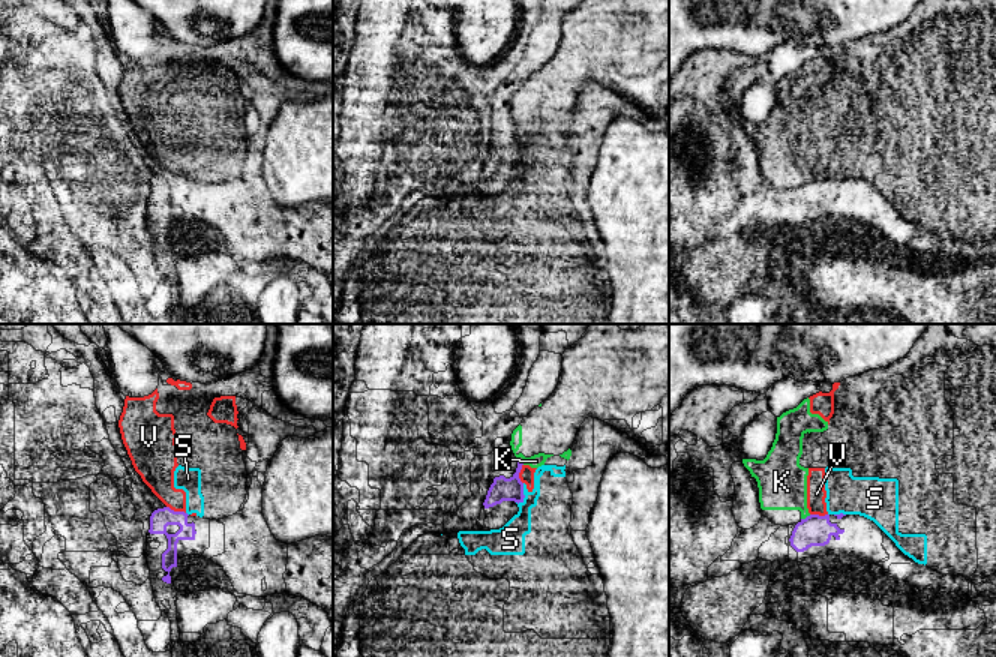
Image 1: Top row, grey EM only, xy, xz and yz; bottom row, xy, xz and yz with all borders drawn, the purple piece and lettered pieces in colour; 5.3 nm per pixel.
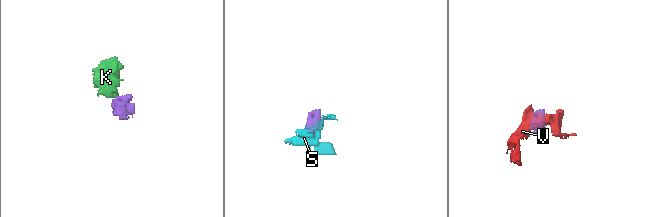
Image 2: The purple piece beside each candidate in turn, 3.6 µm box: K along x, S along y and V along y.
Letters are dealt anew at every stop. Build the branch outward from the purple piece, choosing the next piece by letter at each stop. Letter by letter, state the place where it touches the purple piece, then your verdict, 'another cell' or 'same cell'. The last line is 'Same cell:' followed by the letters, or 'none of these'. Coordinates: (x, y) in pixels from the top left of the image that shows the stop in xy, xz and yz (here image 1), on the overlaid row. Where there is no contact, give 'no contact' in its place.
K: yz (807, 516) | another cell
S: xz (522, 494) | another cell
V: xy (176, 512) | another cell
Same cell: none of these

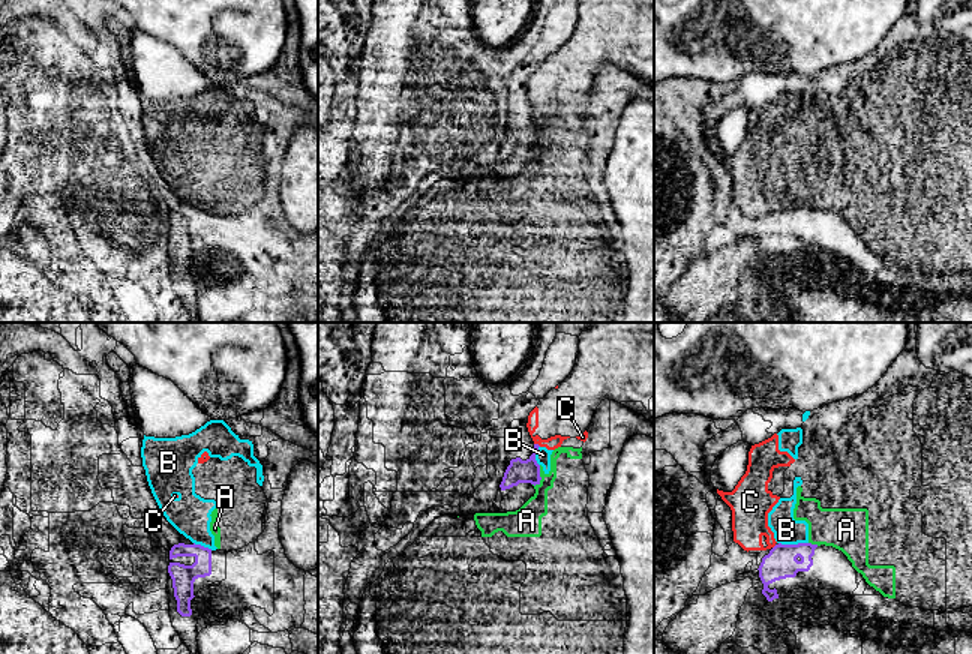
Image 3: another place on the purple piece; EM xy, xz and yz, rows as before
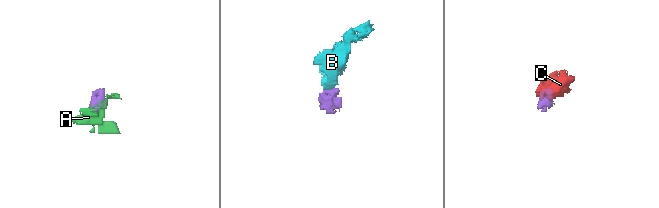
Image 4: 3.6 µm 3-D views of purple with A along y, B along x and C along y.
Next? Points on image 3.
A: xz (539, 476) | another cell
B: yz (794, 545) | another cell
C: xz (537, 444) | another cell
Same cell: none of these

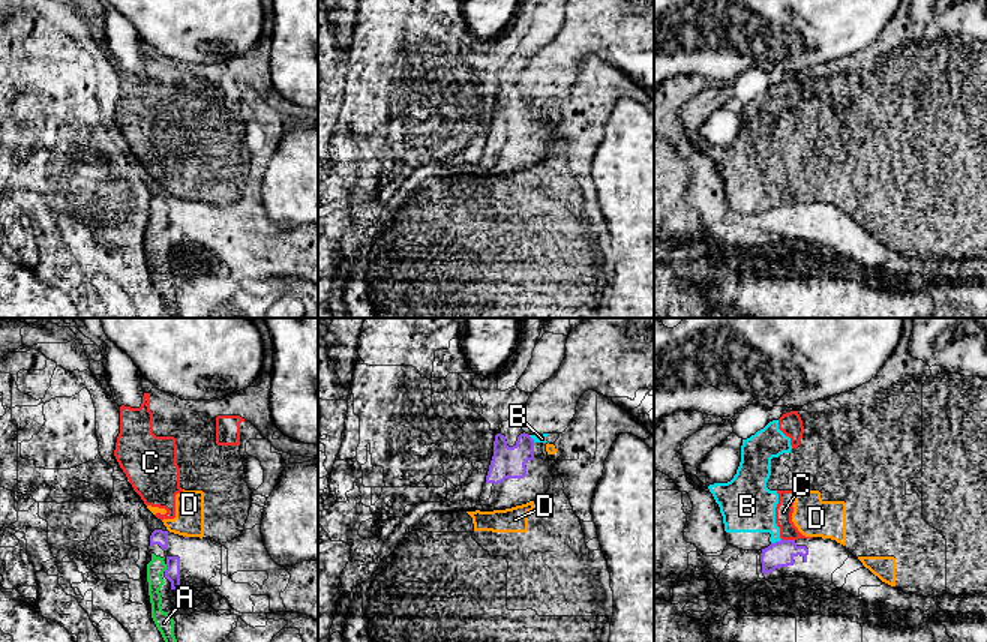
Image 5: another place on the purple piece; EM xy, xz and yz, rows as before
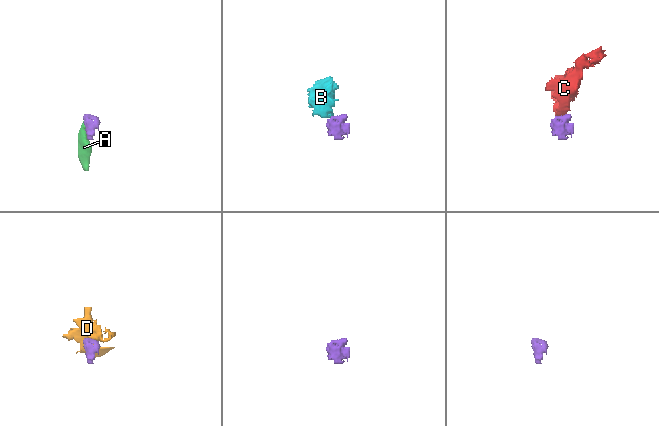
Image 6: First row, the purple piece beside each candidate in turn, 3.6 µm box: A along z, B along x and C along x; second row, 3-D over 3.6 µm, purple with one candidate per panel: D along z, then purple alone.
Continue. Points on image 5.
A: xy (167, 567) | same cell
B: yz (776, 542) | another cell
C: yz (788, 540) | another cell
D: xy (185, 536) | another cell
Same cell: A

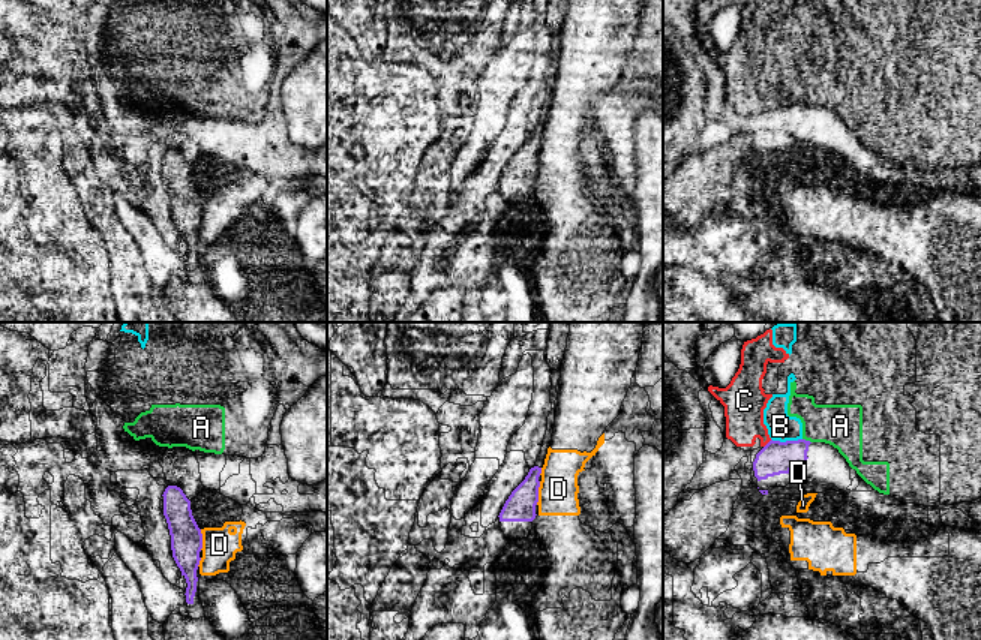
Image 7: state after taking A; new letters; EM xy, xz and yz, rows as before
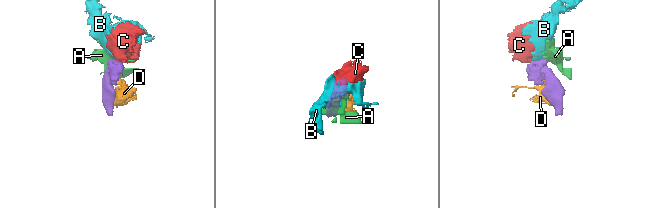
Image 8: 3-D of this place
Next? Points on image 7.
A: yz (807, 441) | another cell
B: yz (786, 441) | another cell
C: yz (767, 444) | another cell
D: xz (537, 493) | another cell
Same cell: none of these

